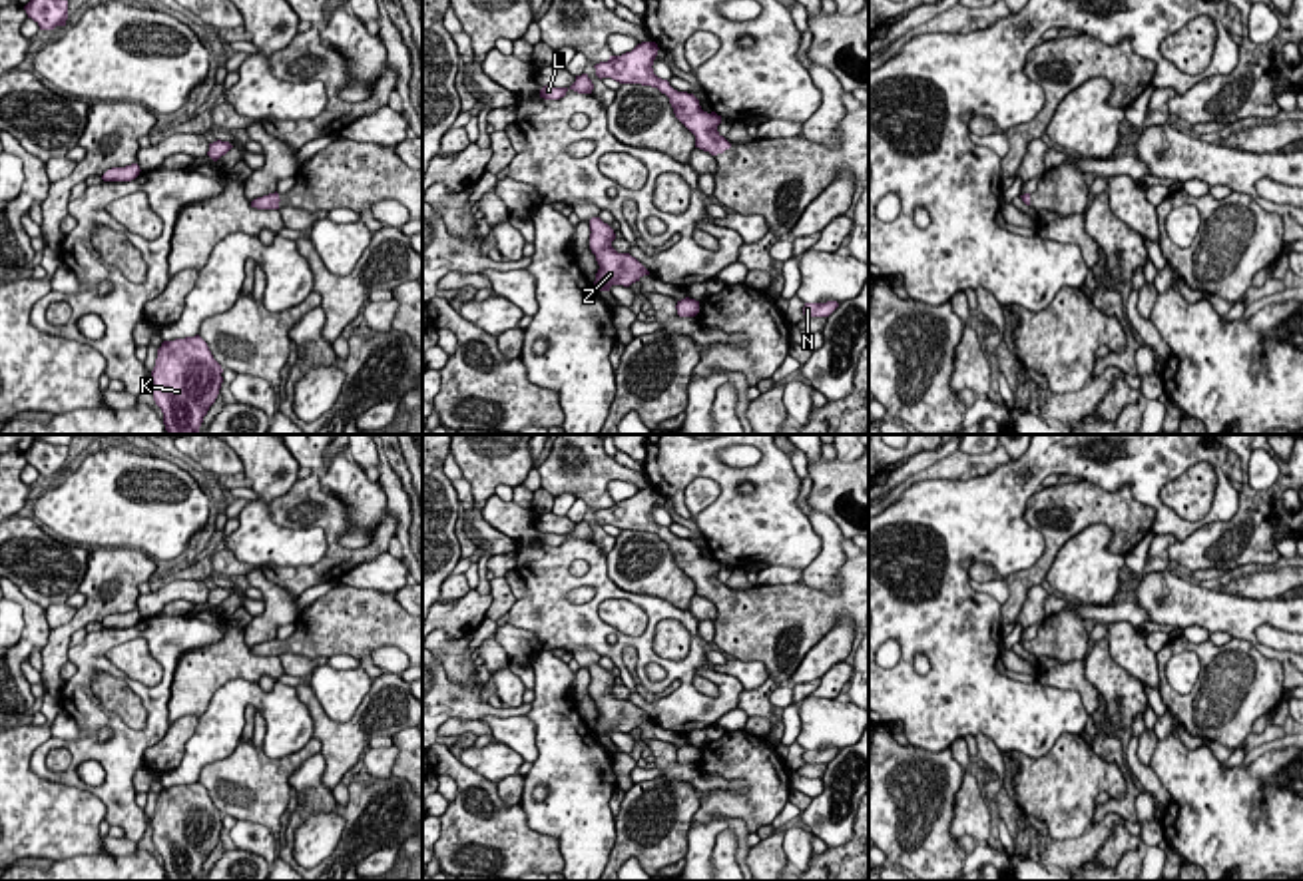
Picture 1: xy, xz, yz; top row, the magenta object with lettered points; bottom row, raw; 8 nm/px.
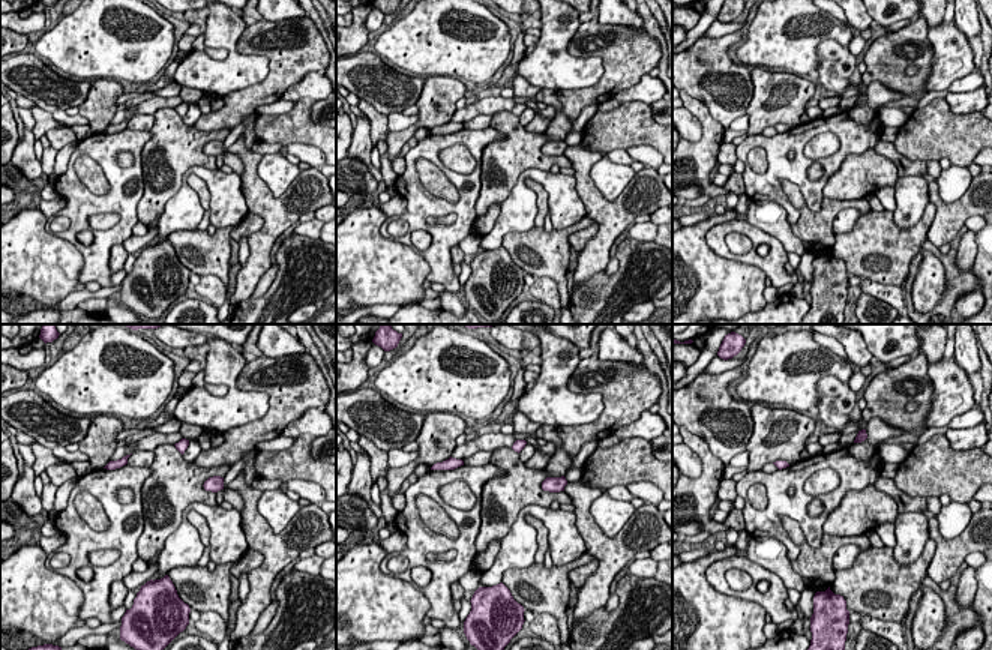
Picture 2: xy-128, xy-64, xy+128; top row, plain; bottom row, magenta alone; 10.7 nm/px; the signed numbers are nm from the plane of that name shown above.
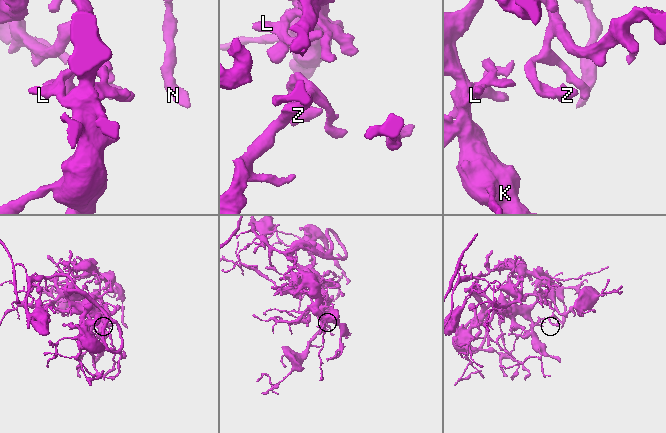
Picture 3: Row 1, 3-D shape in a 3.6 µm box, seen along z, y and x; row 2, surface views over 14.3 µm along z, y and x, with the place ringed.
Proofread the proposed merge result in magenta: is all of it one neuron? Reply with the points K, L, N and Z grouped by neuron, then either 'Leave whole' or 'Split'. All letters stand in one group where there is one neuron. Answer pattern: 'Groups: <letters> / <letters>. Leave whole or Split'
Groups: K L N Z. Leave whole

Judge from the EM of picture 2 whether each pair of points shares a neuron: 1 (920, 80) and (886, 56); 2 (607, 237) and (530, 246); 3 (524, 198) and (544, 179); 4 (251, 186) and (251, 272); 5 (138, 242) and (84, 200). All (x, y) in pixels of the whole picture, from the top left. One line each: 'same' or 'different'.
1: same
2: different
3: same
4: same
5: different

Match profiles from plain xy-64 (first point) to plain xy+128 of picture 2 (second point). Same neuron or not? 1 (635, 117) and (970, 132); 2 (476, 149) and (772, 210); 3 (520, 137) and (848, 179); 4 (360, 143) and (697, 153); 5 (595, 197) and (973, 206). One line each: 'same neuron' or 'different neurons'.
1: same neuron
2: different neurons
3: same neuron
4: different neurons
5: same neuron

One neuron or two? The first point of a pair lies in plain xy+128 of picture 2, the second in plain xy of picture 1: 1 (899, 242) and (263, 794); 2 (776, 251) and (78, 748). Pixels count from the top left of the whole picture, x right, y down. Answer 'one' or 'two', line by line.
1: one
2: one

